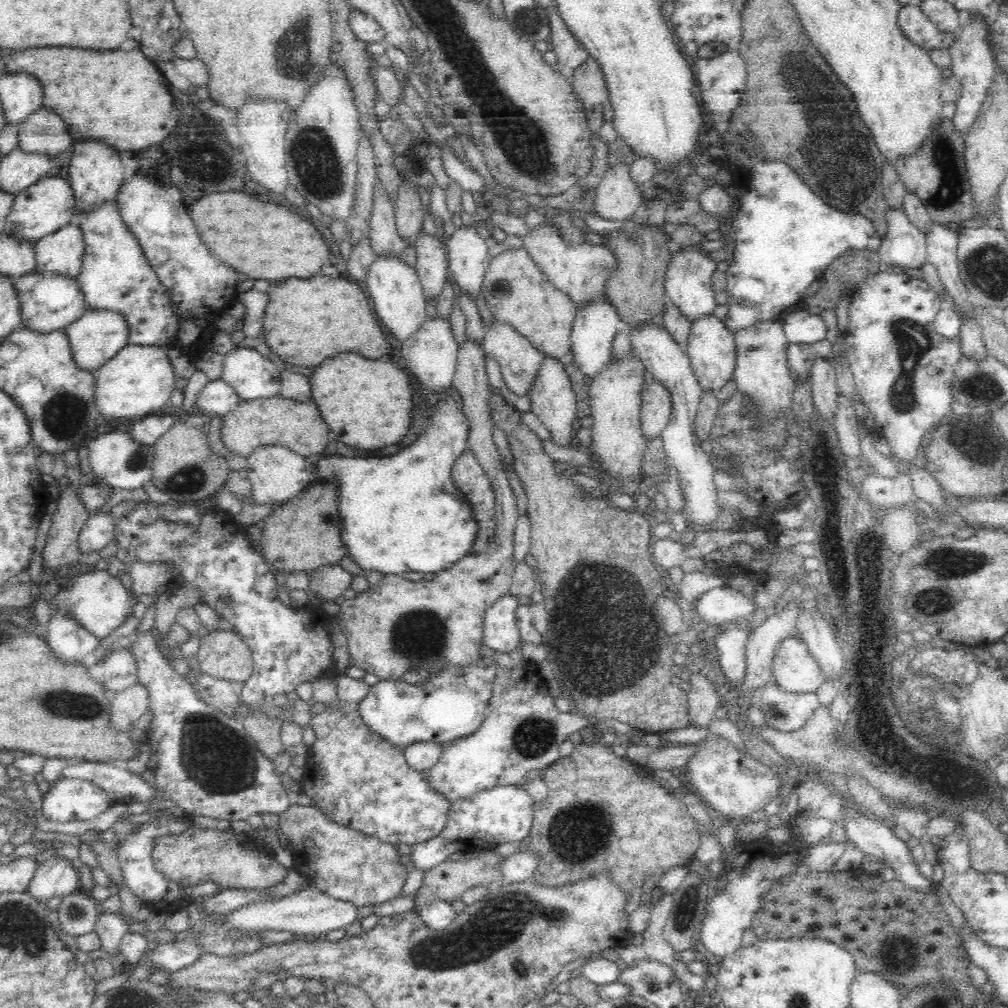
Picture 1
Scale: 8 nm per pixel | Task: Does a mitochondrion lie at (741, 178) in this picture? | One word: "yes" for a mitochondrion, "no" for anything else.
no

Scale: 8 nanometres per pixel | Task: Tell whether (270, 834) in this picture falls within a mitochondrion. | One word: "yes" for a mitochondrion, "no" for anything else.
no

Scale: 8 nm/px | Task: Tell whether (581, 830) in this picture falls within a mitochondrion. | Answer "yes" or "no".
yes

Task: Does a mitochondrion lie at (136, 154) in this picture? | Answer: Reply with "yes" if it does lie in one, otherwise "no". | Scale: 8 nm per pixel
no

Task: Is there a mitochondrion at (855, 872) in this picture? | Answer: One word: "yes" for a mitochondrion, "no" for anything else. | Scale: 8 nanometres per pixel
no

